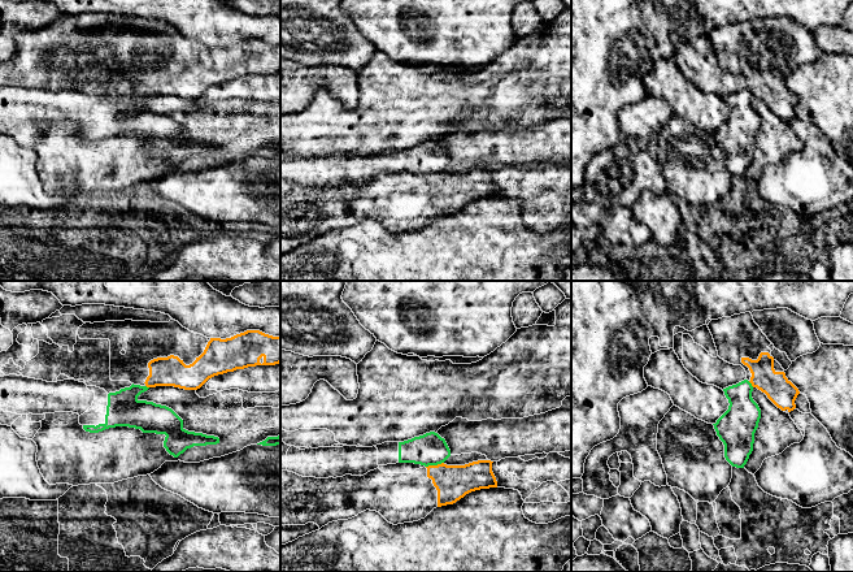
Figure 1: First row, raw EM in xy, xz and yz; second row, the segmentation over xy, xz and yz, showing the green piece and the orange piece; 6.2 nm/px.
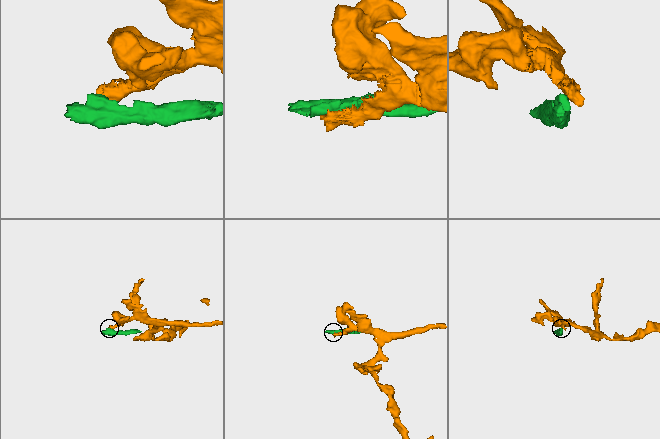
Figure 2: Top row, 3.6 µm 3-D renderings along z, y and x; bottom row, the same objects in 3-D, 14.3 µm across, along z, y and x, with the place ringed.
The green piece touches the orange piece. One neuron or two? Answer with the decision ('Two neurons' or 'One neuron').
Two neurons

